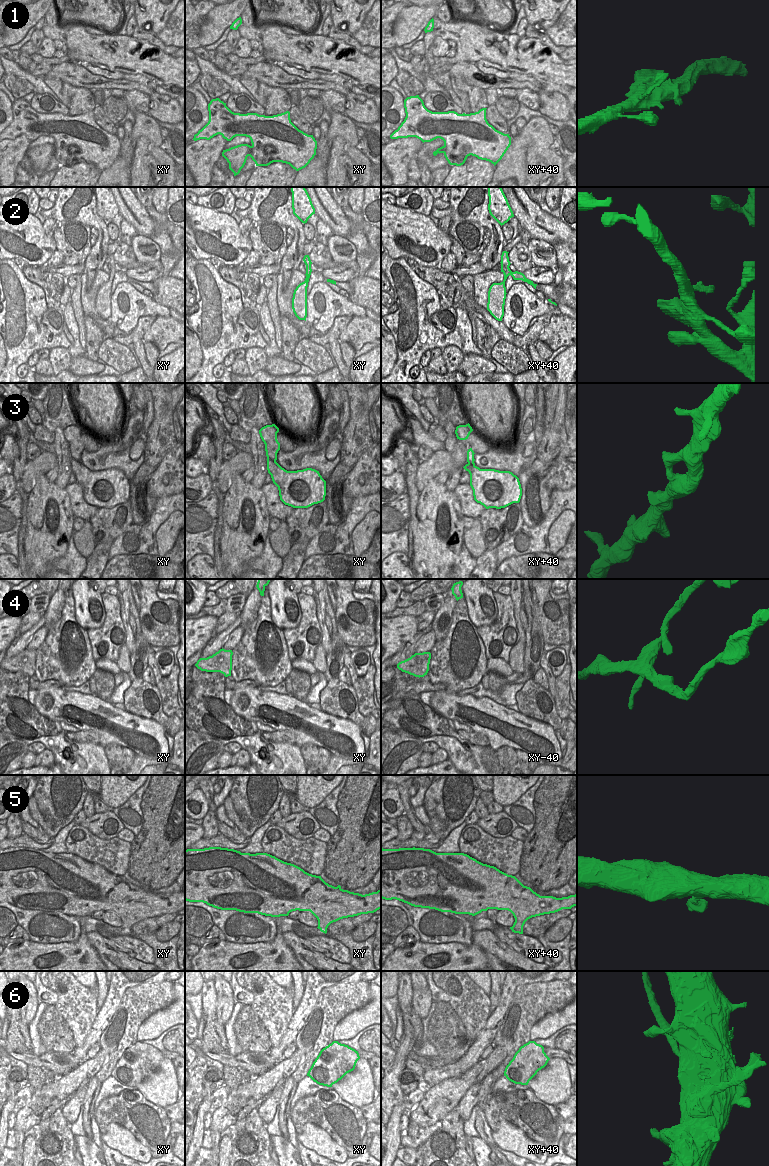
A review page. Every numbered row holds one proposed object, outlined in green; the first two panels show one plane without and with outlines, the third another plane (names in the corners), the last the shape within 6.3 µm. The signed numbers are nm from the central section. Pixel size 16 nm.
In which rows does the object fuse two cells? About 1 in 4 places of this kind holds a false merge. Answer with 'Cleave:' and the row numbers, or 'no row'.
Cleave: 4, 6

